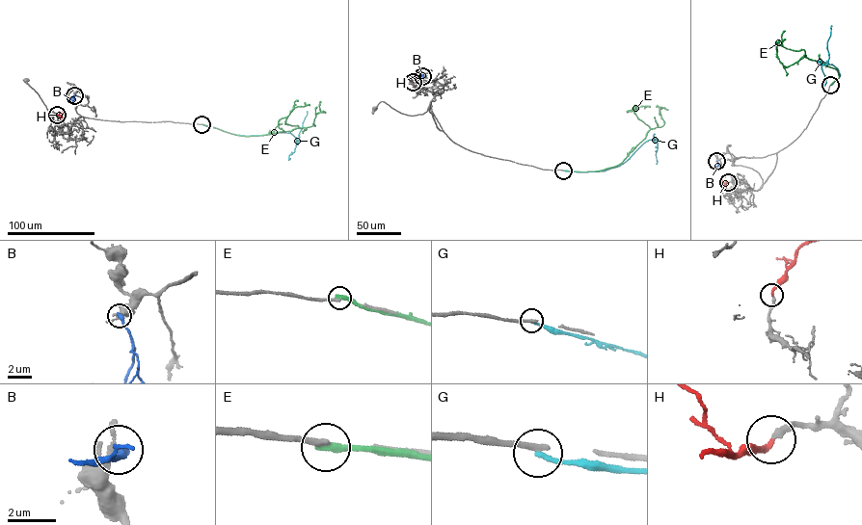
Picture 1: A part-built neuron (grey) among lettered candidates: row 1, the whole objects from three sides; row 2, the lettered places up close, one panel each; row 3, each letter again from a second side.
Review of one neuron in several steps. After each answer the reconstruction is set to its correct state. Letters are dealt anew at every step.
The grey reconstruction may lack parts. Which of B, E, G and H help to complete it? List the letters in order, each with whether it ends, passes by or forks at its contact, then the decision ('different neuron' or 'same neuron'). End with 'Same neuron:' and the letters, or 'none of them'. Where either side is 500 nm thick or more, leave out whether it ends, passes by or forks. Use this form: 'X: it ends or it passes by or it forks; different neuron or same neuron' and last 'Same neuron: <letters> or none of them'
B: it ends; different neuron
E: it ends; different neuron
G: it ends; different neuron
H: it ends; same neuron
Same neuron: H

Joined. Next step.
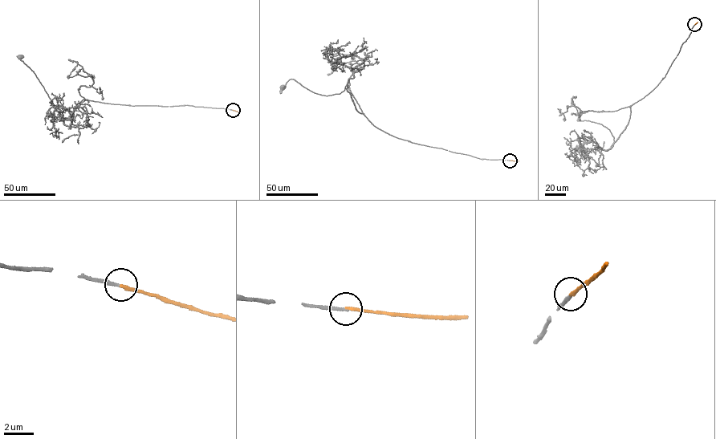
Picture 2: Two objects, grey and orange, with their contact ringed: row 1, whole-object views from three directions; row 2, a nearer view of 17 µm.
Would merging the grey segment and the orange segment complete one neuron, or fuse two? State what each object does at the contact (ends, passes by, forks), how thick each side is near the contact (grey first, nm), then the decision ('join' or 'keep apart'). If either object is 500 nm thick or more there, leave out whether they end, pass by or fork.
grey ends | orange ends | 200/190 nm | join

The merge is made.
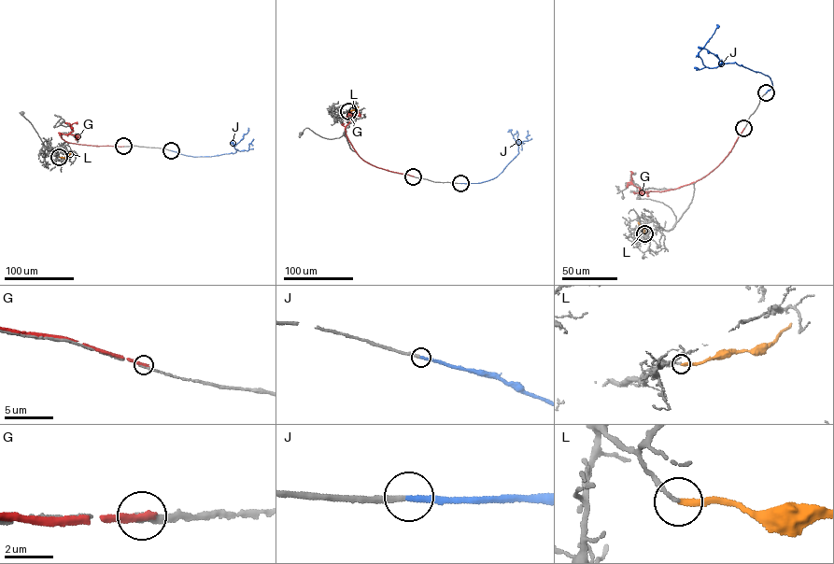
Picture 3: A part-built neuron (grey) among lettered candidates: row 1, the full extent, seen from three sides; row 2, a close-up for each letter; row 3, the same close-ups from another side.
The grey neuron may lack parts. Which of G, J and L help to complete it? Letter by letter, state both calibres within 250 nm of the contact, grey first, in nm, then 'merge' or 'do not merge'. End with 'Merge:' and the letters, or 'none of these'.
G: 200/320 nm | do not merge
J: 240/240 nm | merge
L: 130/240 nm | do not merge
Merge: J

